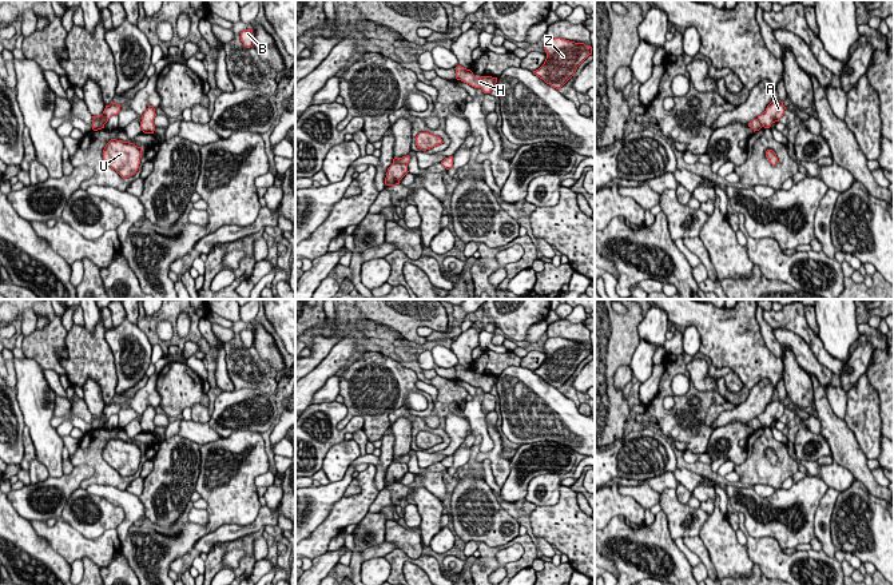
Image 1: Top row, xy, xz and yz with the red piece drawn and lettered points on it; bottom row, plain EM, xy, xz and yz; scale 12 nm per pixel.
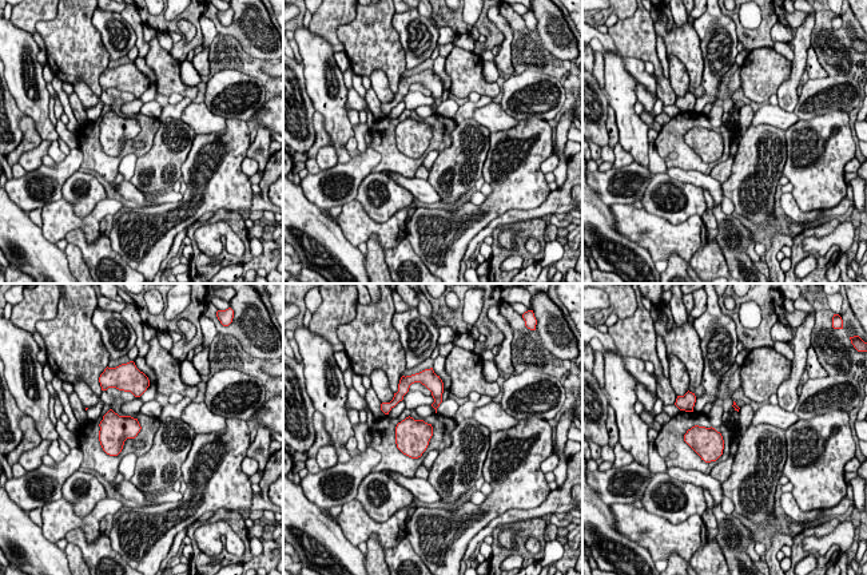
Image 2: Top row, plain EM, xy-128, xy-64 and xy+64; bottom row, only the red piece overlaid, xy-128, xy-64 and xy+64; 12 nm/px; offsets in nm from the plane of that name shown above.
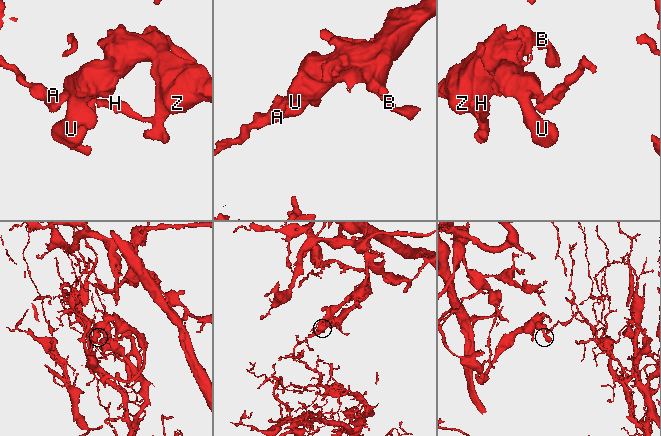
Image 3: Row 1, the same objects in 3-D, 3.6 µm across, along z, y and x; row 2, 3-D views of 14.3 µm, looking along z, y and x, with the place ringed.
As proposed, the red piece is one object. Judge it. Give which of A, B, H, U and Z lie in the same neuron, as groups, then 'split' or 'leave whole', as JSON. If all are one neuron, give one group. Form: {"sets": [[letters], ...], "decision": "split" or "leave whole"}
{"sets": [["A"], ["B", "H", "U", "Z"]], "decision": "split"}

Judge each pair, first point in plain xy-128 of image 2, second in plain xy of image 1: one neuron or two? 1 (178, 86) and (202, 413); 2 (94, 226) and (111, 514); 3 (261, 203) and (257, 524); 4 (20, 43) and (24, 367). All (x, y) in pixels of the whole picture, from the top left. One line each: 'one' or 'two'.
1: two
2: two
3: one
4: one

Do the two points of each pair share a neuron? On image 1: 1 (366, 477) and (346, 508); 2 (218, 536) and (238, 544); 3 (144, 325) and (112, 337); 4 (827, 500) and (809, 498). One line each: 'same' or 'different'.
1: same
2: different
3: different
4: different

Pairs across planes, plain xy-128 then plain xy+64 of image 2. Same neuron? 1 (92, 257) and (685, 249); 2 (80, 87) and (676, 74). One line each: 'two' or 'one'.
1: two
2: one

